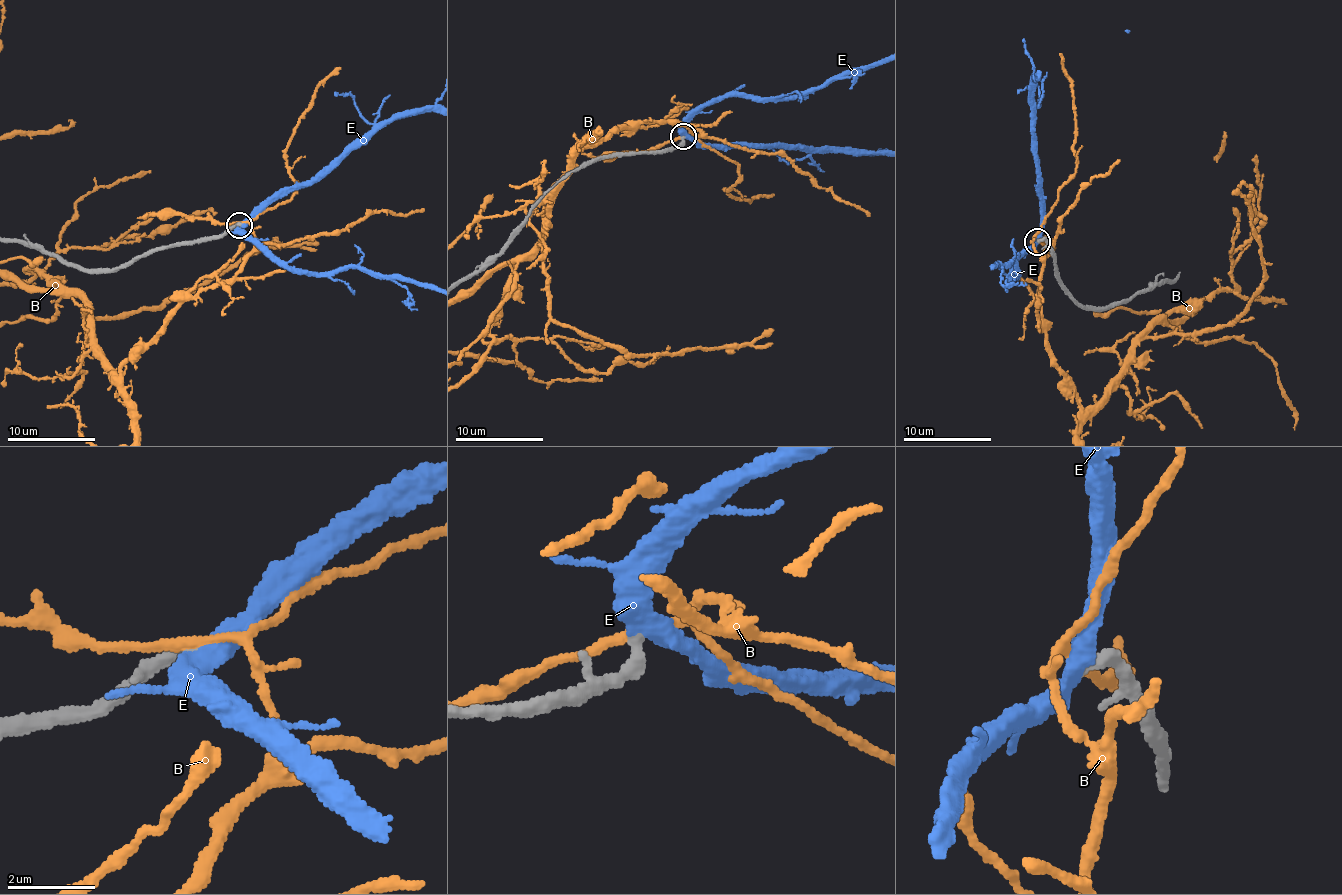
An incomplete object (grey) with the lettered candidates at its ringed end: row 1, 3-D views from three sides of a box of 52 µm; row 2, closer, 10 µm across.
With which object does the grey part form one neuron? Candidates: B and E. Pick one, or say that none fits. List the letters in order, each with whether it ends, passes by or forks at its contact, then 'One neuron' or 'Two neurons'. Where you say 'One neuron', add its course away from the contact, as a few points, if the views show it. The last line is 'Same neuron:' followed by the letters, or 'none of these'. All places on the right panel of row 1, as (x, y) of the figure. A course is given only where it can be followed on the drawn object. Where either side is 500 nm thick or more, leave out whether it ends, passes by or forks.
B: It passes by. Two neurons
E: It passes by. One neuron
Same neuron: E

